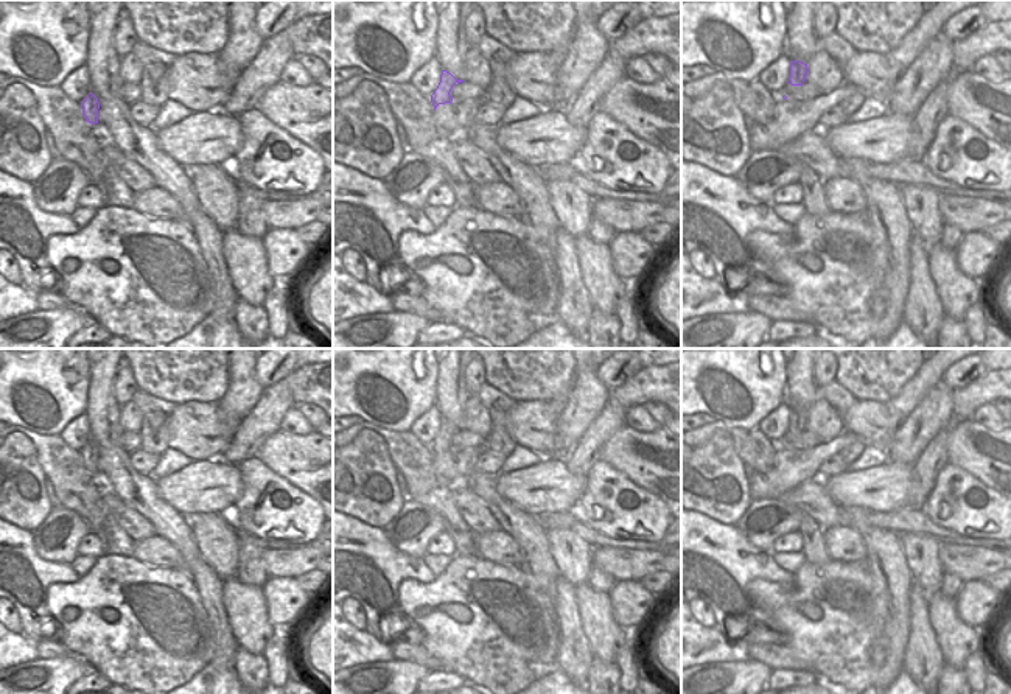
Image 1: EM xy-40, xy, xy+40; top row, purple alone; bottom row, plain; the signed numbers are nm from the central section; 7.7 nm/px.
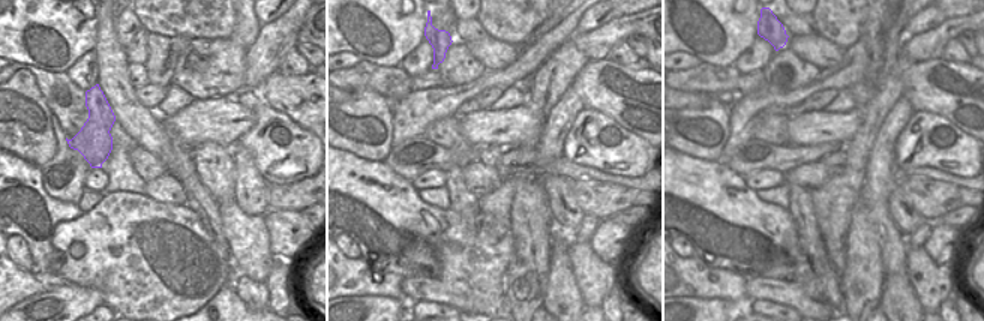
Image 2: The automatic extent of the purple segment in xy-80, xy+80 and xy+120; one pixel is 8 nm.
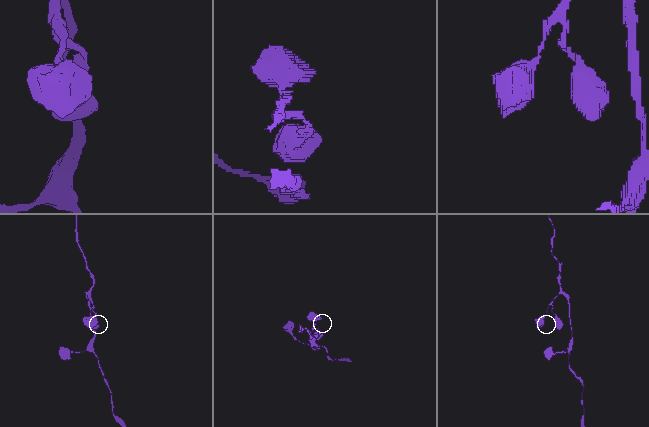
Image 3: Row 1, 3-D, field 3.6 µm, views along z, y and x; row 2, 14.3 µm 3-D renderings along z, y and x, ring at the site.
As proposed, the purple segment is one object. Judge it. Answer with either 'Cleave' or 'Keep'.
Keep.

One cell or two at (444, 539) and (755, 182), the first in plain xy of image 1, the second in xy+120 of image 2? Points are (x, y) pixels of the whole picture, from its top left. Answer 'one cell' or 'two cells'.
one cell

